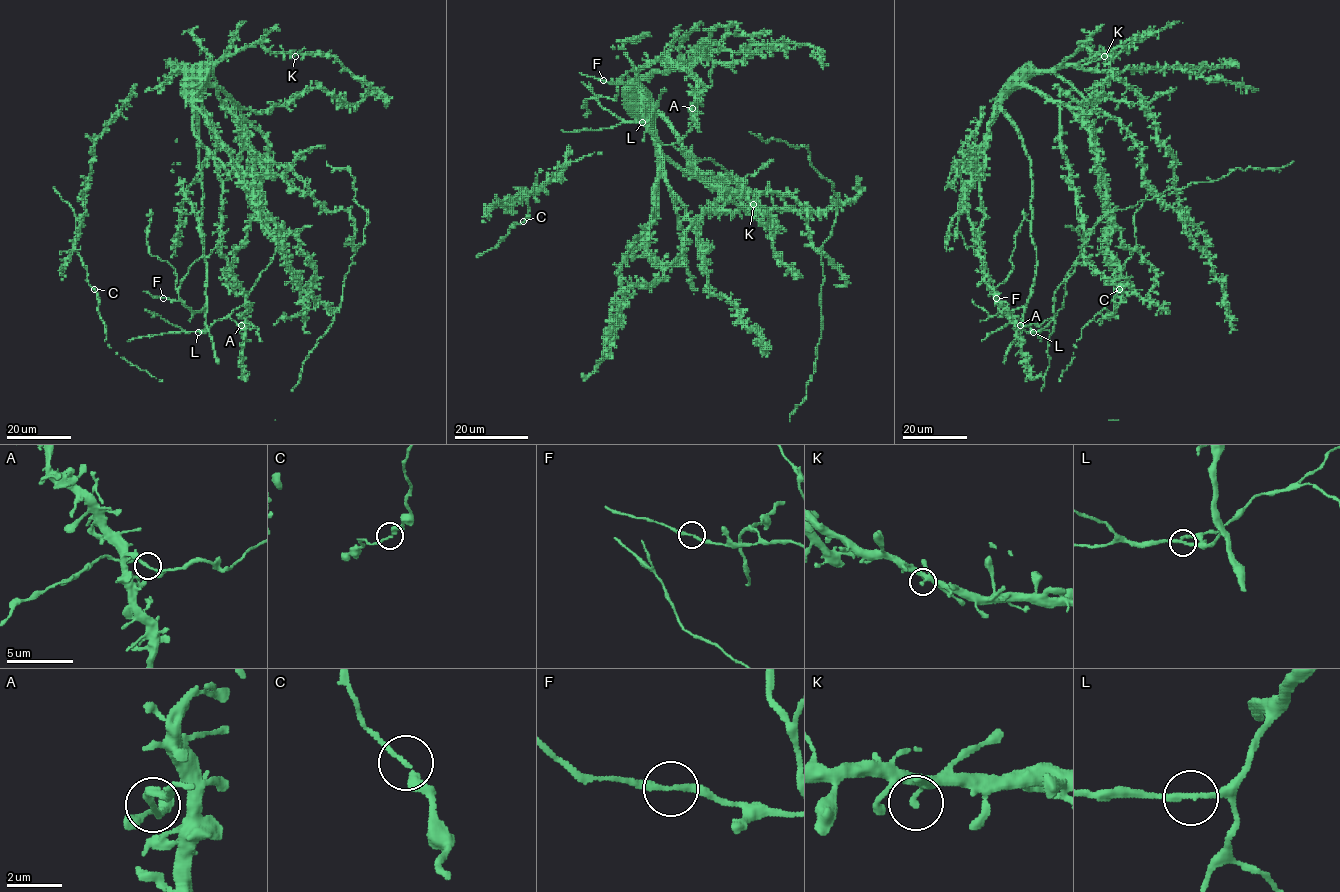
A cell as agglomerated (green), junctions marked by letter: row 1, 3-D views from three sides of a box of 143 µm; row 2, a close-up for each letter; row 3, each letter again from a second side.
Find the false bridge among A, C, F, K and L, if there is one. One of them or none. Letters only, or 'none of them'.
none of them

